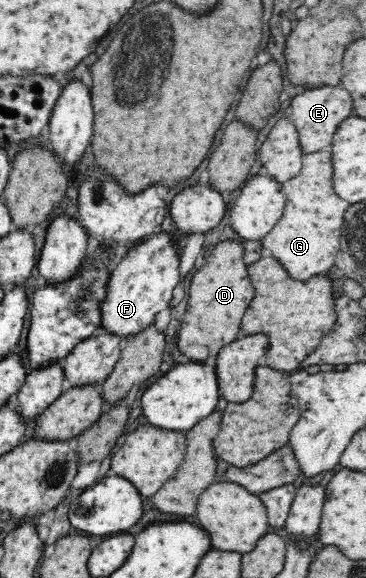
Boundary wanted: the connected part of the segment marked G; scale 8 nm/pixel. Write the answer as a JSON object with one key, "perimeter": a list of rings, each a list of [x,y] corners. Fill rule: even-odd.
{"perimeter":[[[331,150],[304,153],[298,176],[282,184],[282,192],[287,196],[285,214],[279,224],[273,227],[273,232],[261,240],[263,247],[271,250],[271,254],[295,280],[309,280],[311,276],[329,274],[327,270],[331,270],[335,264],[341,236],[339,228],[349,204],[333,192],[333,172]]]}

